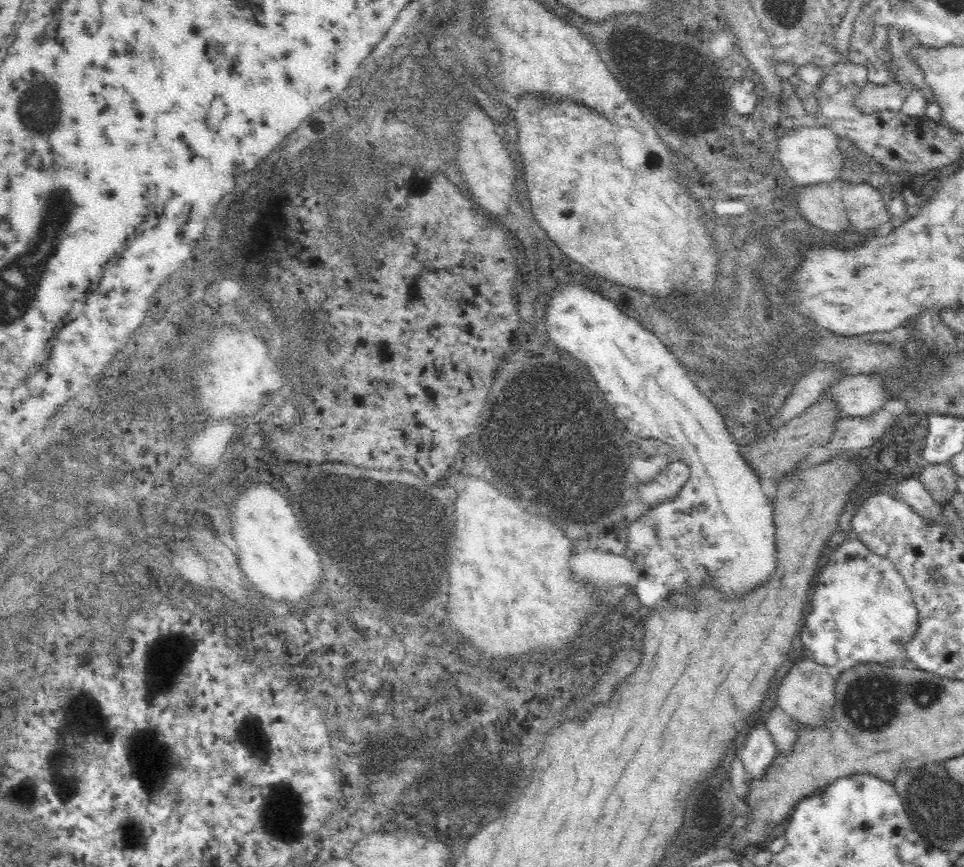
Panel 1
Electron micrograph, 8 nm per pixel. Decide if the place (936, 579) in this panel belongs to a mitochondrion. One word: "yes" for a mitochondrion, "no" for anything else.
yes

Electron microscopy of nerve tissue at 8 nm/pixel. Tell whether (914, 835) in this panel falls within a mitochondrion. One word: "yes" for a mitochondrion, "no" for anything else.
yes

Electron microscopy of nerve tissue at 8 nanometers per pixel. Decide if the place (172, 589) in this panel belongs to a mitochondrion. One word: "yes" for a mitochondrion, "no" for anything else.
yes

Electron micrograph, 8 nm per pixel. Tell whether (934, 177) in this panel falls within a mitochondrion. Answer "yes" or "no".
no

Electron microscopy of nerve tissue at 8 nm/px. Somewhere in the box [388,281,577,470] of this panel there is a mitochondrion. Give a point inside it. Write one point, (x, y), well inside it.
(537, 383)

